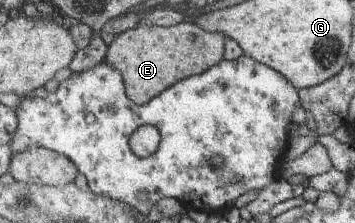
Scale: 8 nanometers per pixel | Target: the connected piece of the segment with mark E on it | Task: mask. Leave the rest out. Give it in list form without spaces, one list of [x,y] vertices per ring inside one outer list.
[[[196,22],[171,27],[139,24],[112,41],[105,60],[122,71],[128,96],[139,105],[145,105],[174,83],[220,64],[225,58],[226,40],[224,32],[207,31]]]

